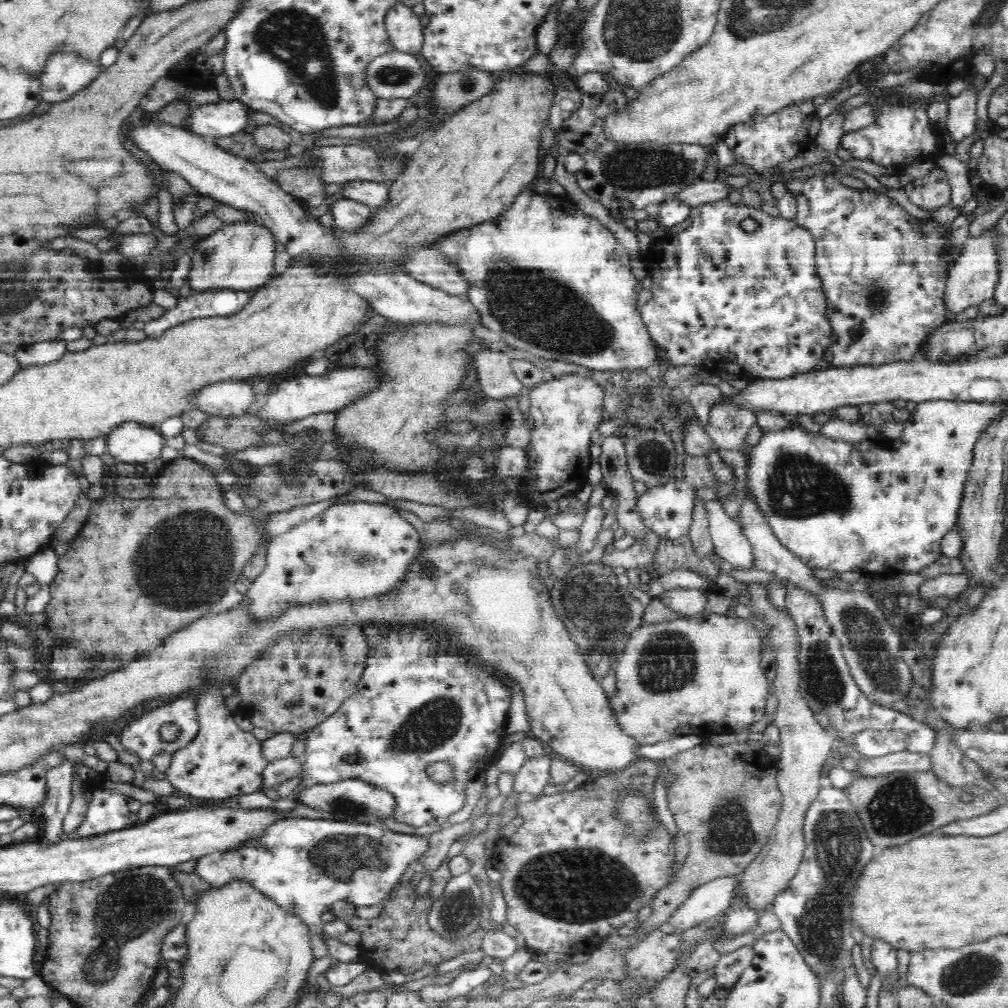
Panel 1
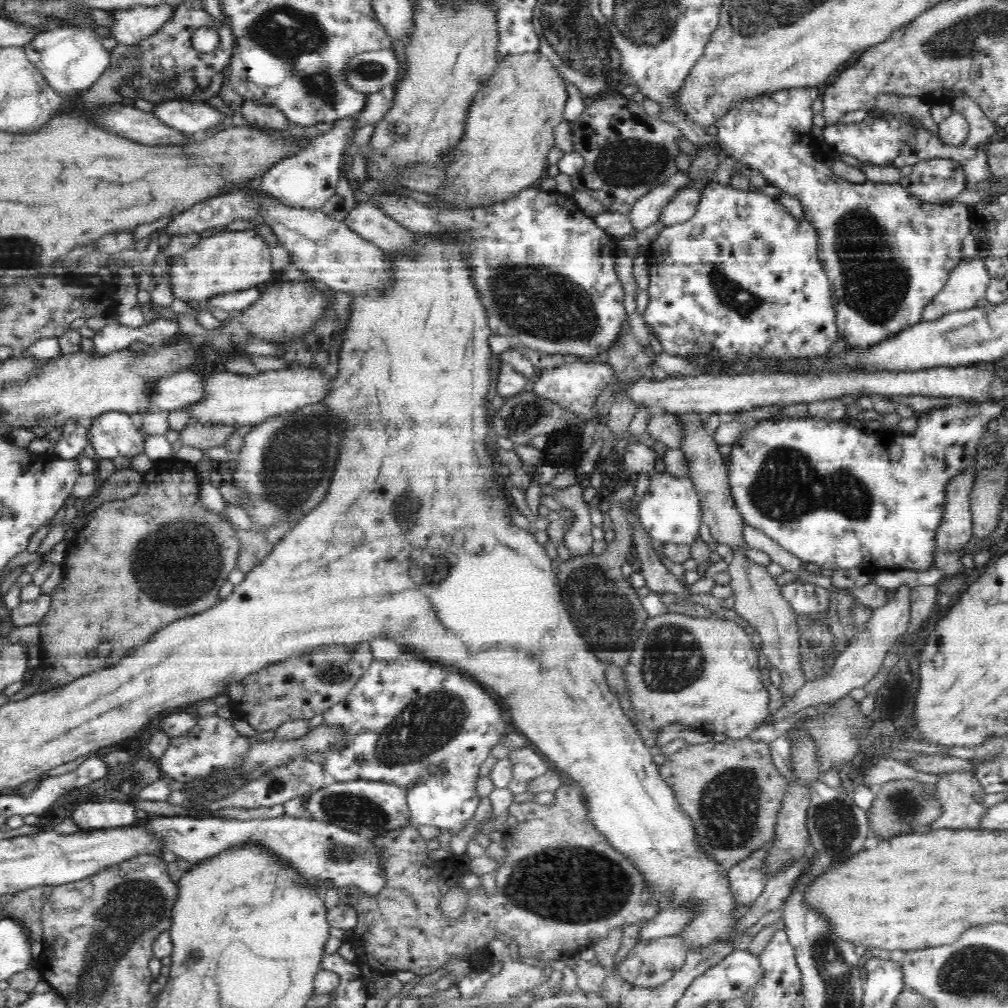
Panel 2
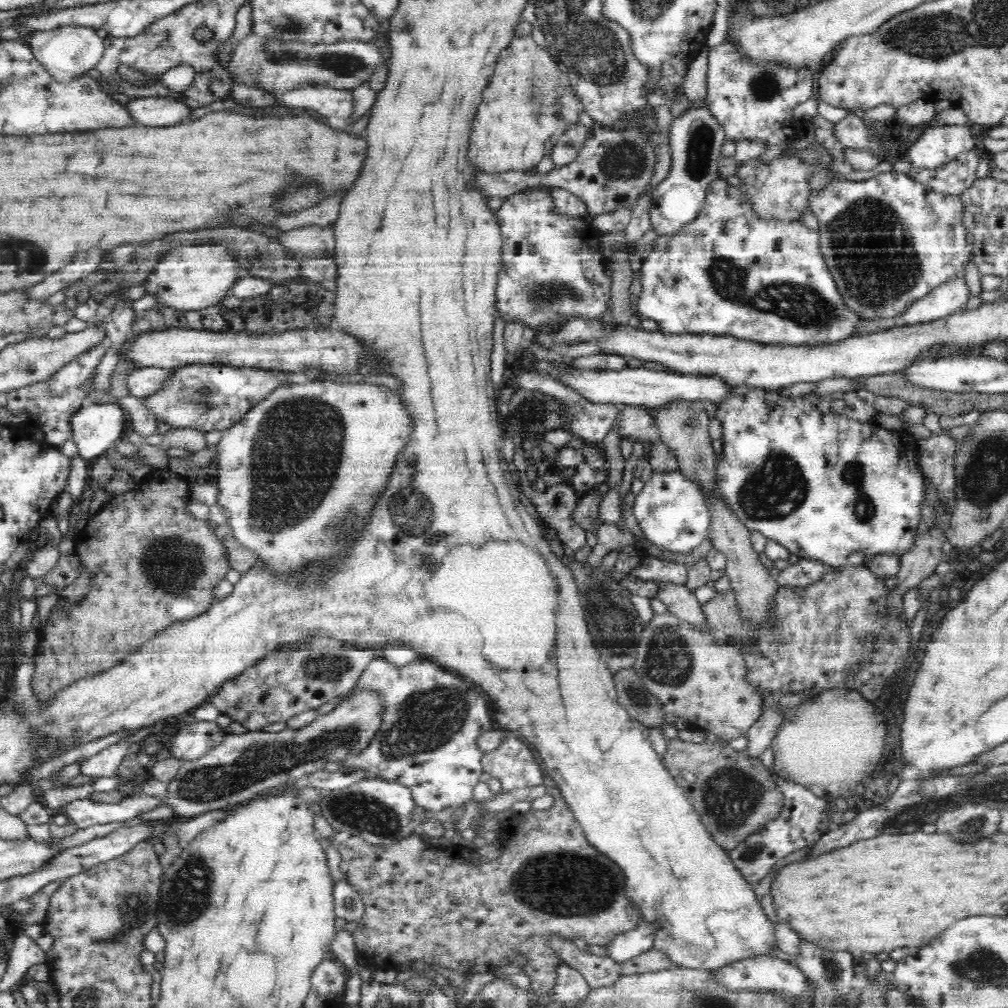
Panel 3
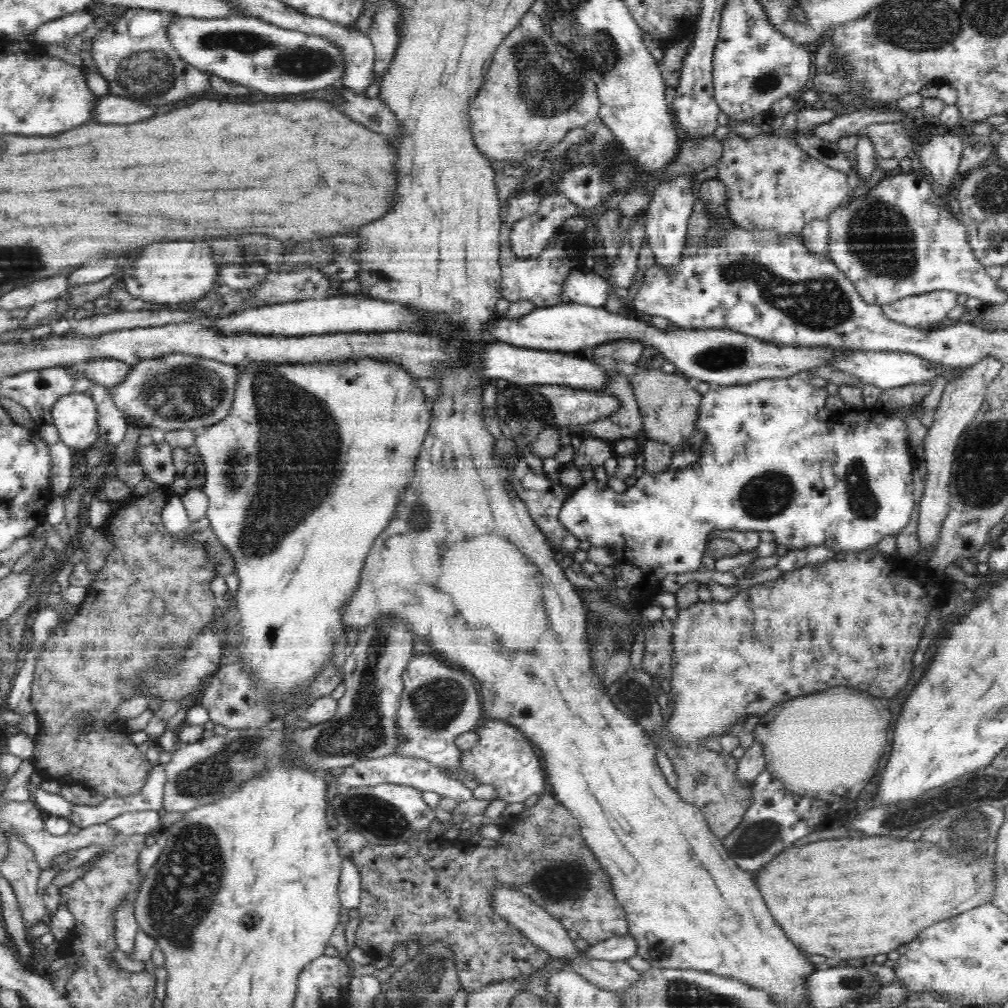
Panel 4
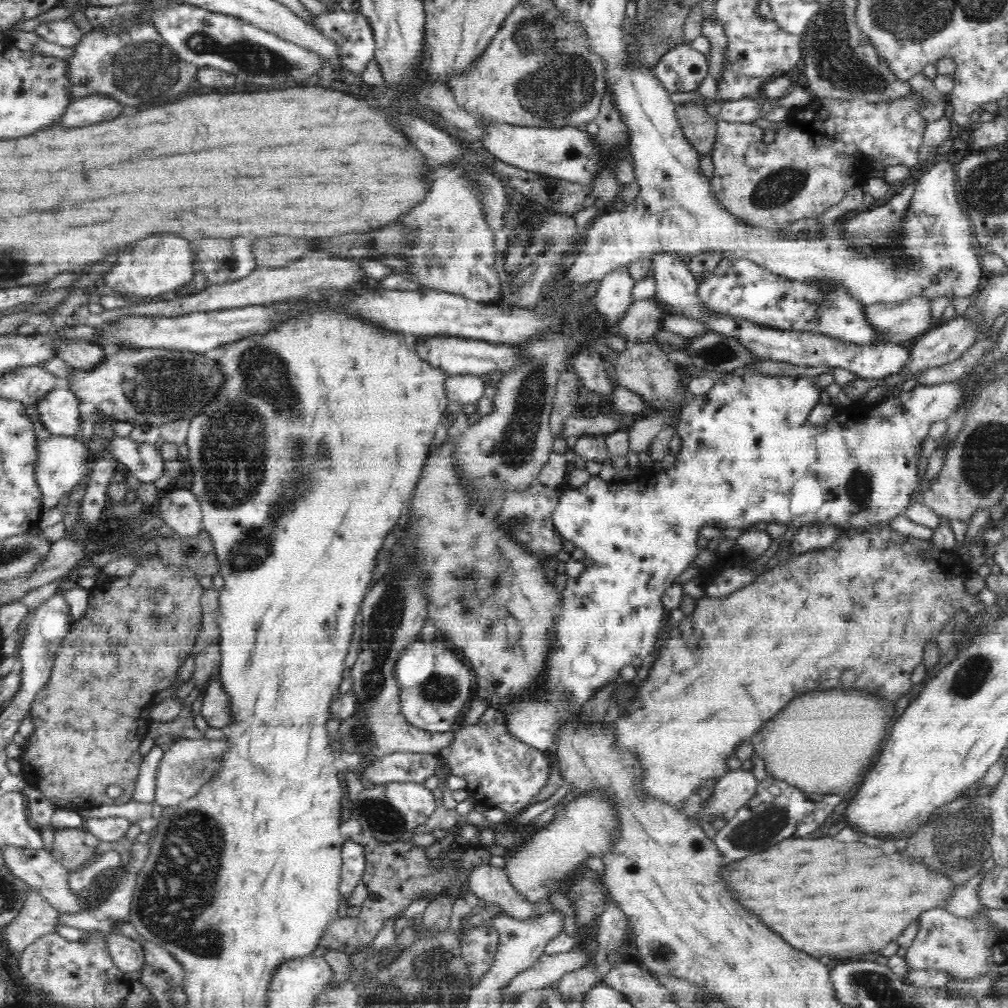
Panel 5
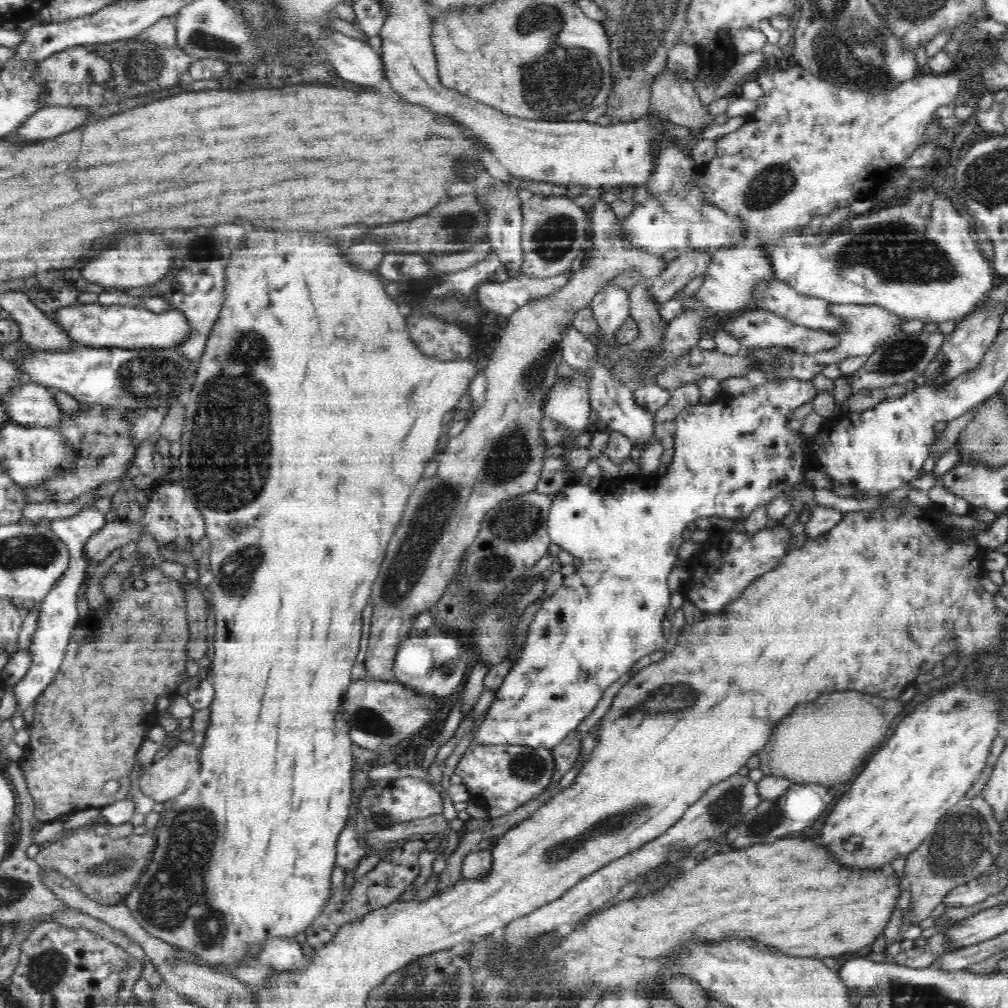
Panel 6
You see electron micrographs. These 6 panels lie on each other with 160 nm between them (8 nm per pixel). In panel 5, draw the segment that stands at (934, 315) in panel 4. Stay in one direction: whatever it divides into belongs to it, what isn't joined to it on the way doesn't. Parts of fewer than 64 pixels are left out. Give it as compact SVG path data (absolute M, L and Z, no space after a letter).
M912 296L900 304L878 303L865 306L866 322L881 331L886 343L910 343L930 326L930 302L932 298Z

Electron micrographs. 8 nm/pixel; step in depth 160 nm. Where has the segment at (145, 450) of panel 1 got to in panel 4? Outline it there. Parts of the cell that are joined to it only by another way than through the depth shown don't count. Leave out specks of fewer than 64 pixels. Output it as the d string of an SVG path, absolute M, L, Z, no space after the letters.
M74 392L59 398L50 413L61 442L78 451L92 448L98 436L96 411L96 403L88 392Z

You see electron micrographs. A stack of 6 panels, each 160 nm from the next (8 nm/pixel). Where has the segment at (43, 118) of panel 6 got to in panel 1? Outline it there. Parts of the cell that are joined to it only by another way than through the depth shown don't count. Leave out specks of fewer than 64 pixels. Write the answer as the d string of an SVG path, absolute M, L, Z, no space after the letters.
M221 100L212 104L191 107L187 128L207 139L211 137L229 137L248 126L250 108L236 100Z

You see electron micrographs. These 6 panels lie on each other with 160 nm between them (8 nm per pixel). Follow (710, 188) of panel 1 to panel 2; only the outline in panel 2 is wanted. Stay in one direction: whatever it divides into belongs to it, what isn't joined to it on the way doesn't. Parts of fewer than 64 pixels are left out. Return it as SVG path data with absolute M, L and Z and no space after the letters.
M678 154L678 172L665 180L665 184L650 190L645 197L639 198L638 202L626 214L632 221L634 229L645 230L653 226L659 220L661 208L684 186L691 183L691 178L685 173L690 167L692 160L690 155Z

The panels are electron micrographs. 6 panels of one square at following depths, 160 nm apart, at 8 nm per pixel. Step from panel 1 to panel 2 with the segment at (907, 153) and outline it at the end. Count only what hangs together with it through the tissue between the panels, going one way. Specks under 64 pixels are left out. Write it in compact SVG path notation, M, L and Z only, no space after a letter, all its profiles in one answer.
M870 113L861 122L849 124L840 122L830 126L825 125L823 136L834 154L855 156L863 164L888 166L901 153L902 147L909 141L910 128L912 128L910 122L904 124L902 120L894 120L894 118L884 122L884 118L878 118L874 114L874 130L872 130L872 113Z

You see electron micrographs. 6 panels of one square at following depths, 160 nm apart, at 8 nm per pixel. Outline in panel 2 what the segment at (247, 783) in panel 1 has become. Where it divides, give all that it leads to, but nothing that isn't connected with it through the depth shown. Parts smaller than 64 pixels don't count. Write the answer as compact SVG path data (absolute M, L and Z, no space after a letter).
M204 716L198 724L185 732L182 737L170 739L167 750L158 760L160 772L185 783L198 777L206 779L212 771L225 771L237 767L245 757L245 752L251 747L247 737L242 736L233 727L231 720L216 716Z

